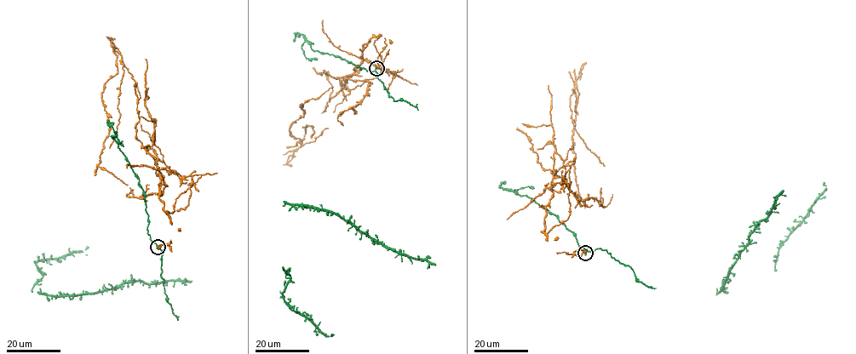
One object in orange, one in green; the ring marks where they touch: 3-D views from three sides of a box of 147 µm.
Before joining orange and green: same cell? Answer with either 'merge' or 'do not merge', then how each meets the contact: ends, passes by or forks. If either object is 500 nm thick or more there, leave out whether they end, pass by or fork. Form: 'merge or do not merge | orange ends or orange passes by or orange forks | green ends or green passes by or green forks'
do not merge

